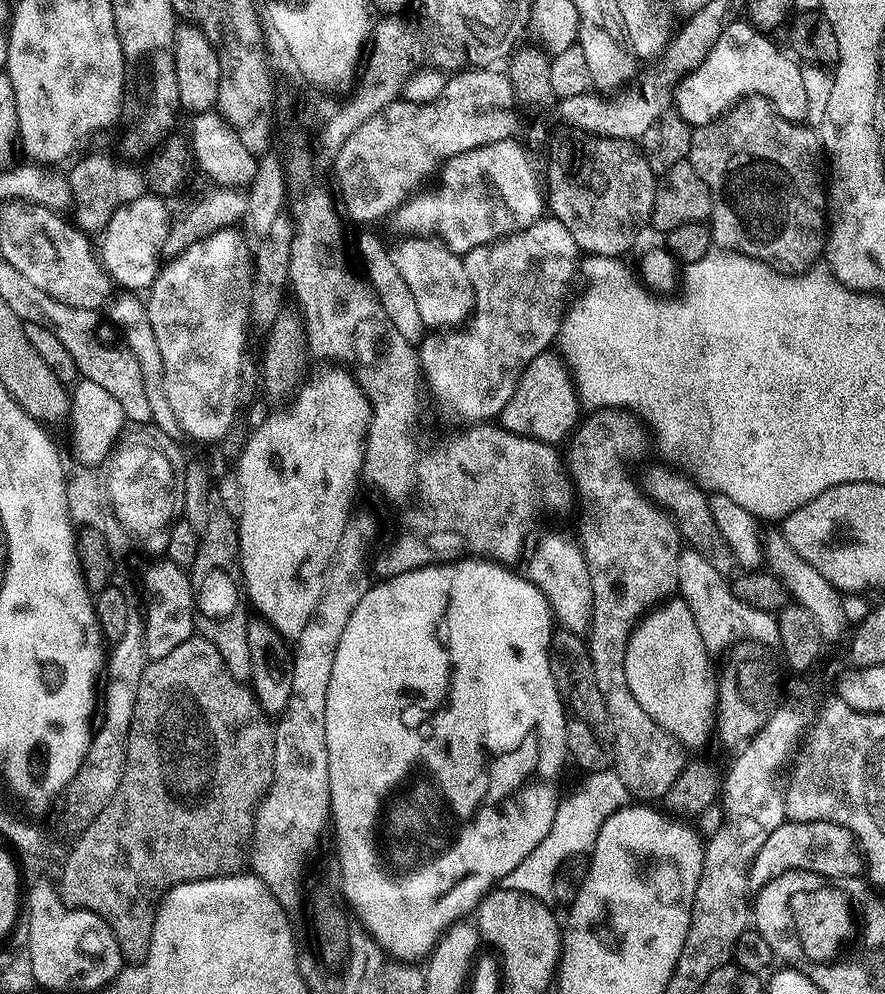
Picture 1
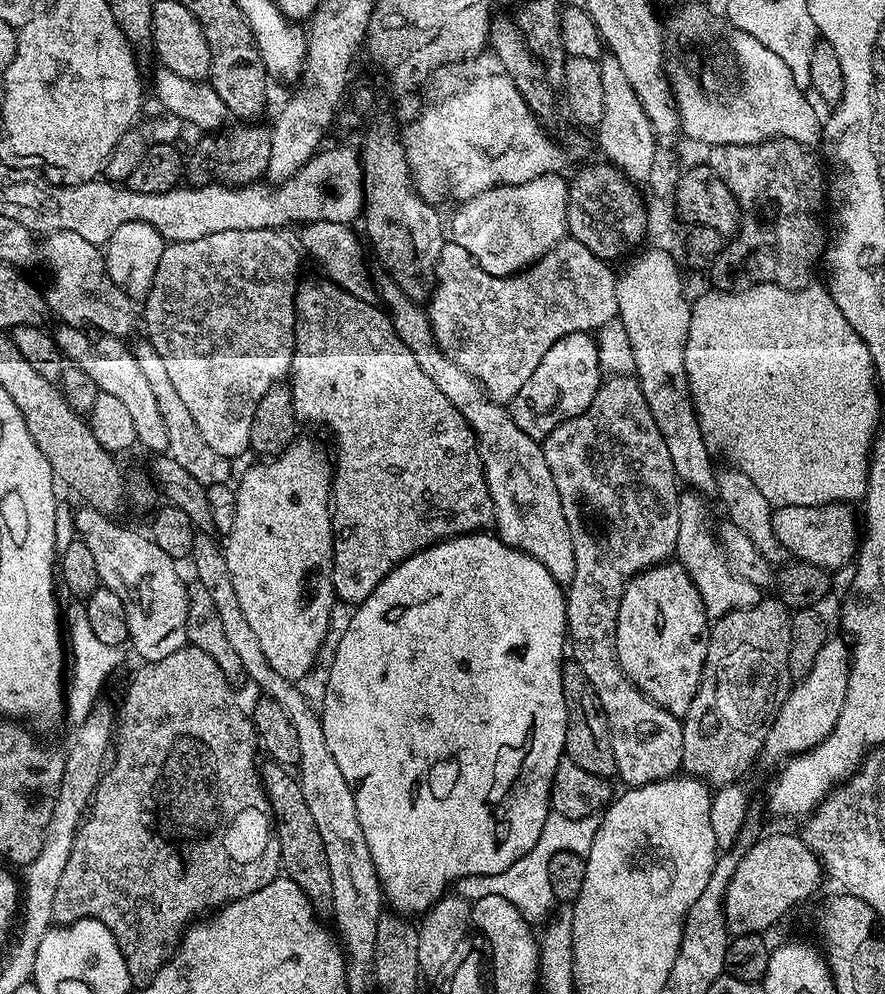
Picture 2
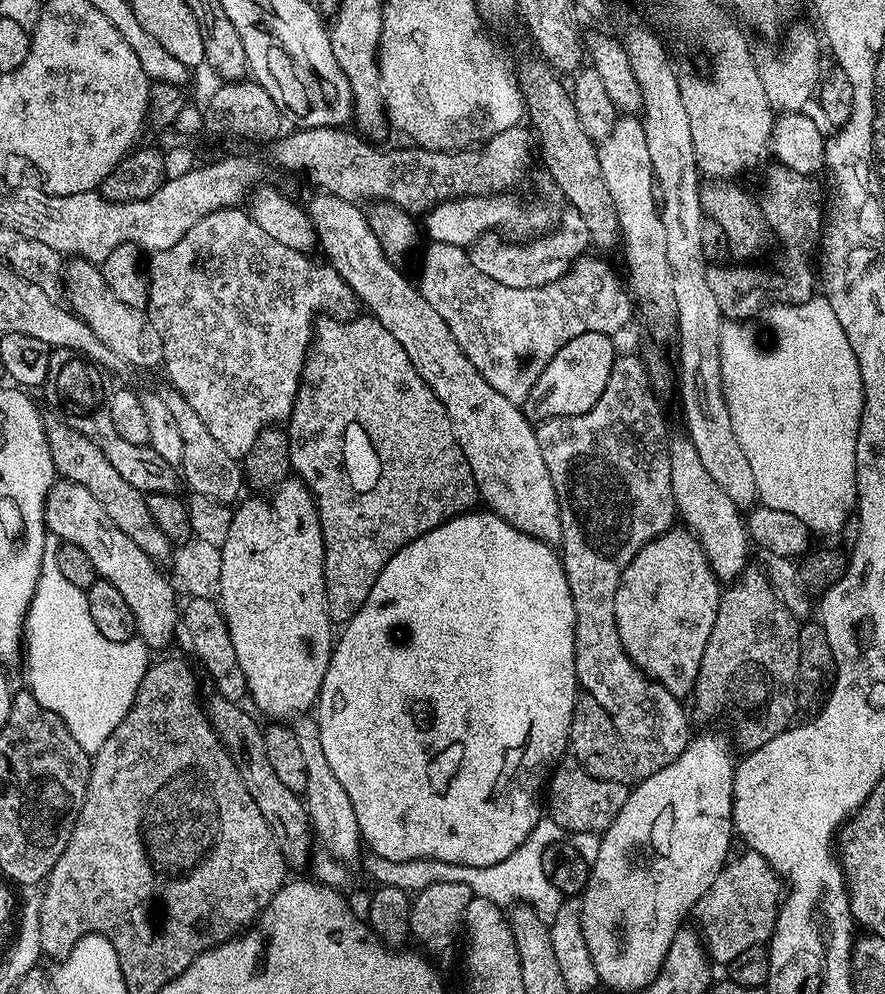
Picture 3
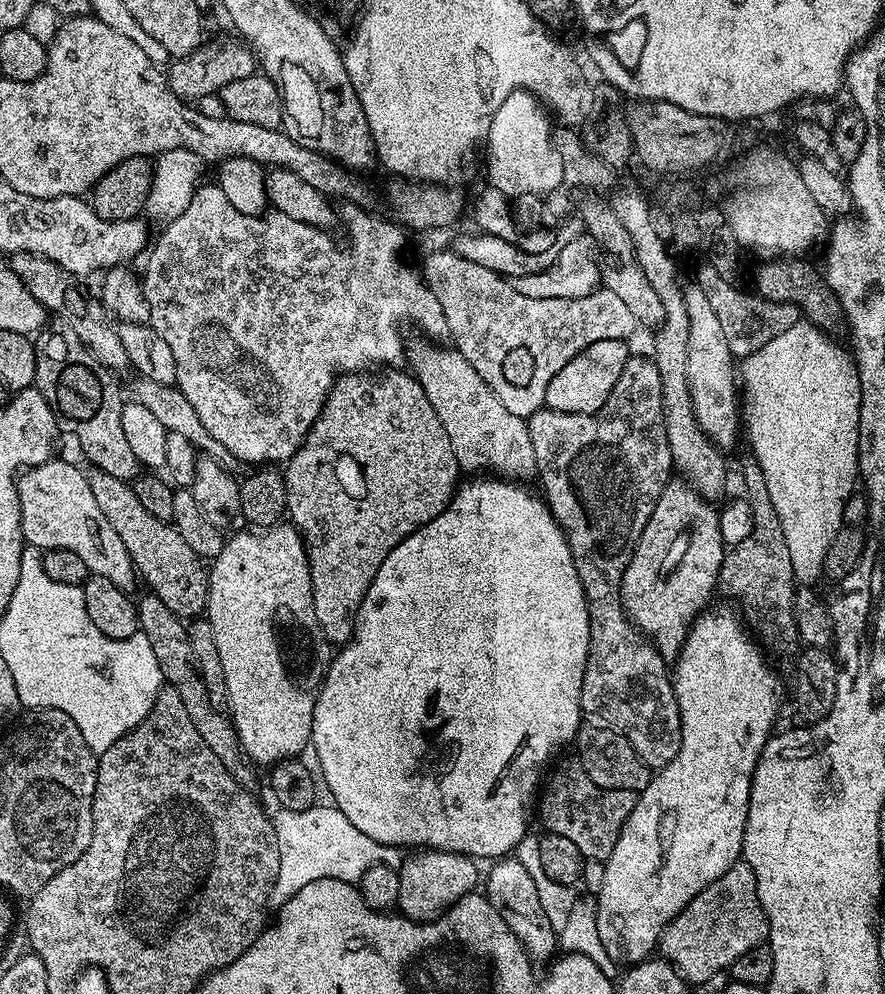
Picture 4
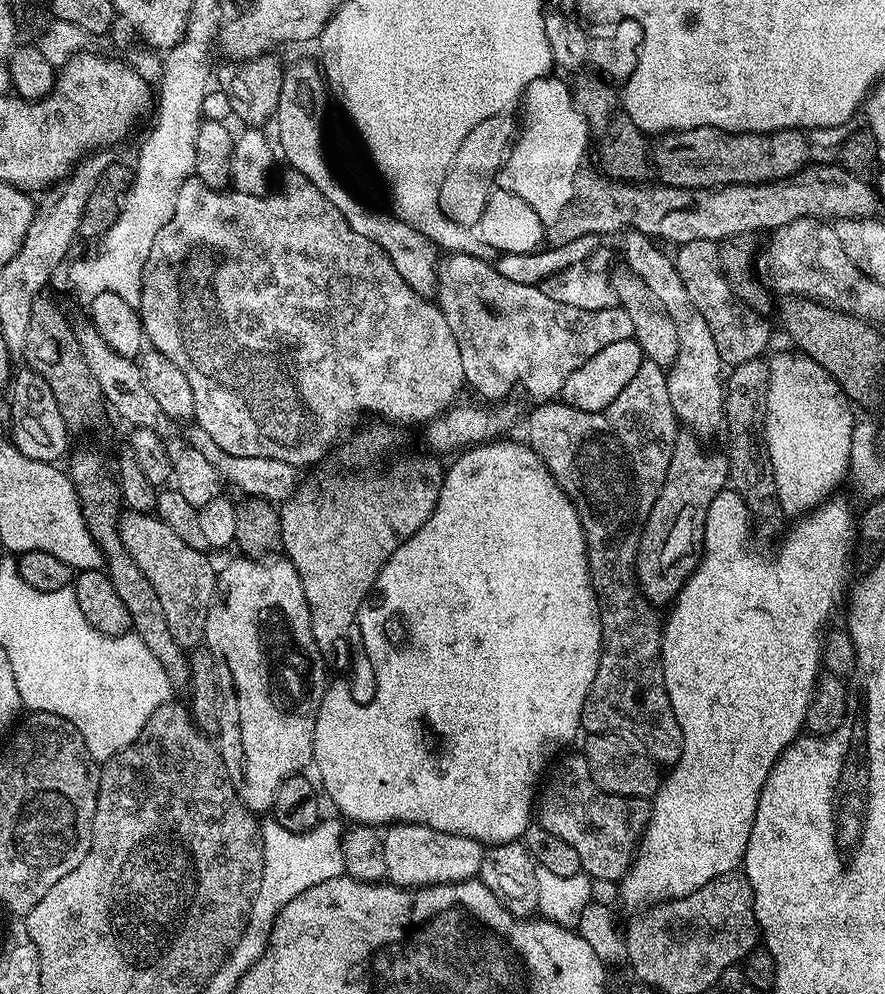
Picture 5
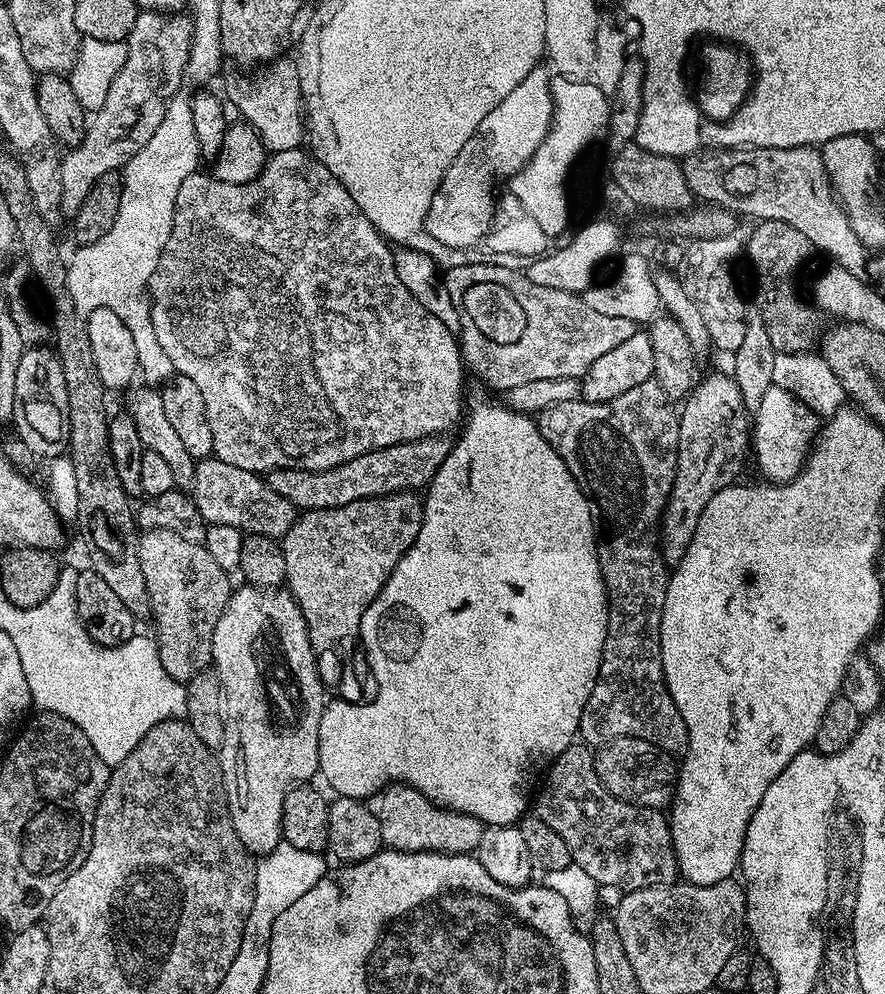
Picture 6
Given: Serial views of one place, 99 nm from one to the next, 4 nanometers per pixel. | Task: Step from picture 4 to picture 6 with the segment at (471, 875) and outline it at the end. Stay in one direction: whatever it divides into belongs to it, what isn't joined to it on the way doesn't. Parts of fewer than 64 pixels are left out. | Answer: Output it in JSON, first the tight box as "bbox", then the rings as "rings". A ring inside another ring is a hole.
{"bbox":[370,784,486,853],"rings":[[[390,784],[371,797],[370,807],[382,826],[384,848],[393,852],[475,853],[486,825],[469,812],[440,808],[408,784]]]}

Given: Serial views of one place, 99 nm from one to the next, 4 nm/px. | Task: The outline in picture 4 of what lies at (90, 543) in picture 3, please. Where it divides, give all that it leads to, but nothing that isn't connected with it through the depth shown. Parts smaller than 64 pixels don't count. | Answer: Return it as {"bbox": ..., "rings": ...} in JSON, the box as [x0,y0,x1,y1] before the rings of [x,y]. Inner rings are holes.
{"bbox":[16,458,138,590],"rings":[[[53,458],[36,468],[29,468],[16,481],[16,493],[20,503],[20,525],[25,545],[32,544],[36,550],[61,548],[70,550],[86,562],[93,576],[110,578],[114,586],[125,590],[137,583],[138,573],[132,563],[122,538],[114,531],[114,526],[106,522],[106,514],[98,510],[94,494],[88,485],[85,469],[71,464],[68,460]]]}

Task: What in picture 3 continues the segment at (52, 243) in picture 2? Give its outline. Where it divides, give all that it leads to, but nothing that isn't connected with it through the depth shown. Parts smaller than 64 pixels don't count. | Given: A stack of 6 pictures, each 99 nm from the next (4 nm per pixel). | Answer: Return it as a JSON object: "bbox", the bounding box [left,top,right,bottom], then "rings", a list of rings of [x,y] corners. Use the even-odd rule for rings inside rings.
{"bbox":[64,258,164,369],"rings":[[[72,258],[66,264],[66,279],[64,281],[67,307],[72,310],[78,319],[84,320],[106,344],[120,355],[133,369],[157,368],[164,362],[164,343],[162,334],[154,330],[152,321],[148,319],[145,309],[126,306],[110,290],[103,271],[89,260]]]}

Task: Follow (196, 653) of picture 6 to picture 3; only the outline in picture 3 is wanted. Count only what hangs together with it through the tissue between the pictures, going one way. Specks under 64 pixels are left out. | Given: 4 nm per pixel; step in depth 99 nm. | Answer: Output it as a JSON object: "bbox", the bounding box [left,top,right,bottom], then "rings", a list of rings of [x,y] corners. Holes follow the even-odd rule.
{"bbox":[44,418,174,562],"rings":[[[61,418],[53,419],[45,423],[44,429],[50,446],[50,458],[54,458],[57,477],[74,482],[78,486],[86,486],[86,490],[90,490],[90,494],[98,498],[102,510],[106,510],[106,518],[110,518],[110,522],[114,522],[114,526],[118,526],[118,530],[122,530],[122,534],[126,534],[126,538],[130,538],[134,546],[146,550],[151,560],[164,562],[165,559],[167,561],[173,555],[174,546],[168,541],[166,534],[158,530],[158,522],[150,518],[145,494],[139,492],[134,486],[130,486],[117,470],[110,466],[109,459],[102,454],[101,450],[98,450],[94,442],[90,442],[78,430],[72,429]]]}

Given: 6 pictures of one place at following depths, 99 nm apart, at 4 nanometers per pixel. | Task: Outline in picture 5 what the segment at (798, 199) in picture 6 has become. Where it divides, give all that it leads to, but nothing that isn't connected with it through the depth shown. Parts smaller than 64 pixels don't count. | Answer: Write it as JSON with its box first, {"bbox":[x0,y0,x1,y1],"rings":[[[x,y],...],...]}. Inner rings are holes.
{"bbox":[652,127,811,189],"rings":[[[694,127],[665,133],[652,150],[661,183],[671,188],[706,189],[732,184],[761,184],[796,175],[811,161],[807,136],[801,129],[774,132],[728,132],[716,127]]]}

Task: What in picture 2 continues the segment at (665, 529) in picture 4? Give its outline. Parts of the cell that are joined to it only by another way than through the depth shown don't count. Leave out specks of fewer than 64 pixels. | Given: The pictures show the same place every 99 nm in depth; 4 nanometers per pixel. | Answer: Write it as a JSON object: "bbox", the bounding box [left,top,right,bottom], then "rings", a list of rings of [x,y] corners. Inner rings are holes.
{"bbox":[616,562,710,717],"rings":[[[678,562],[655,564],[645,572],[629,580],[618,606],[618,622],[616,623],[616,653],[622,670],[658,706],[670,710],[670,714],[684,717],[690,710],[690,702],[694,702],[694,694],[698,694],[698,686],[702,678],[702,670],[706,662],[706,646],[710,618],[704,609],[702,594],[694,586],[690,574]]]}

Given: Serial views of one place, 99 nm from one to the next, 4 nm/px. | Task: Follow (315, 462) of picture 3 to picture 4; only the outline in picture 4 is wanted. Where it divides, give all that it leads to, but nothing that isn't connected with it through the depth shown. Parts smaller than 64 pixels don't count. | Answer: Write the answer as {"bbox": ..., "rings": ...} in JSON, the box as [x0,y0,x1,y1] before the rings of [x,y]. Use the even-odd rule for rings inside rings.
{"bbox":[283,370,462,646],"rings":[[[388,370],[385,376],[375,380],[368,374],[344,374],[333,383],[328,391],[328,397],[324,403],[324,409],[314,422],[314,426],[308,431],[308,437],[302,442],[302,446],[283,465],[284,485],[286,486],[286,516],[296,529],[304,537],[304,549],[308,552],[308,565],[310,566],[310,582],[312,583],[312,597],[314,598],[314,614],[318,618],[318,626],[322,634],[328,639],[329,645],[343,646],[352,638],[352,631],[356,629],[356,616],[360,613],[360,603],[366,598],[366,590],[370,590],[370,582],[374,582],[374,574],[378,574],[378,566],[398,546],[398,542],[405,540],[410,534],[414,534],[422,526],[426,526],[456,495],[458,481],[462,476],[462,469],[458,466],[458,458],[454,458],[454,446],[450,446],[450,438],[442,427],[442,421],[434,406],[430,406],[430,398],[419,380],[407,371]]]}

